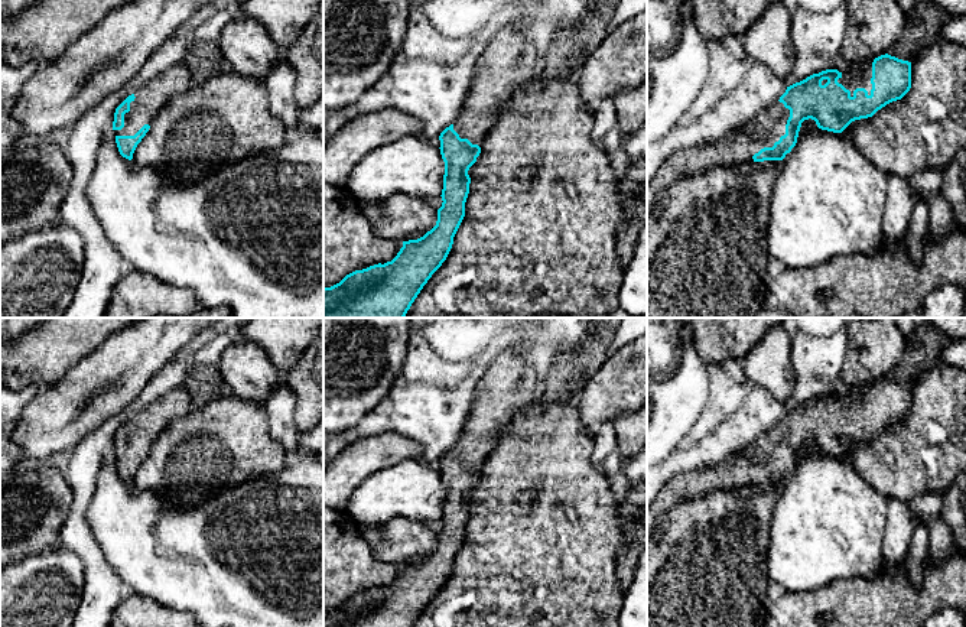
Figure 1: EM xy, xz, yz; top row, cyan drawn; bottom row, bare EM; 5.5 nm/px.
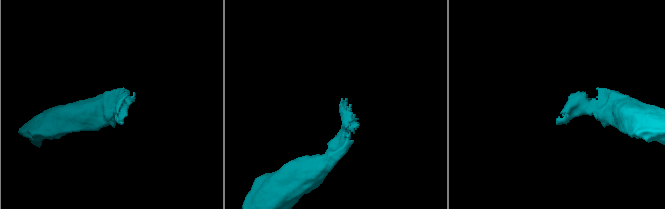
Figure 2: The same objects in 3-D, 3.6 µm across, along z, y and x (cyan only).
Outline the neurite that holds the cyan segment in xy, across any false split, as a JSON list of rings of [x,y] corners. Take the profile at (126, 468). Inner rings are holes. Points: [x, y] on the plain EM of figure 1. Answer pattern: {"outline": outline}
{"outline": [[[183,386],[167,392],[143,412],[129,419],[114,436],[113,454],[123,481],[131,484],[133,477],[150,452],[157,435],[167,425],[192,410],[191,396]]]}

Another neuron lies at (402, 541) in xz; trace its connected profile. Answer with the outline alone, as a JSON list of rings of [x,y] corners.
[[[394,517],[378,526],[357,522],[357,530],[370,545],[374,558],[386,563],[417,563],[438,545],[436,532],[407,517]]]

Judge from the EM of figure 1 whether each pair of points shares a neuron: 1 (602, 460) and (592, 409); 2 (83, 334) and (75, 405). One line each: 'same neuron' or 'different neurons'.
1: different neurons
2: different neurons

